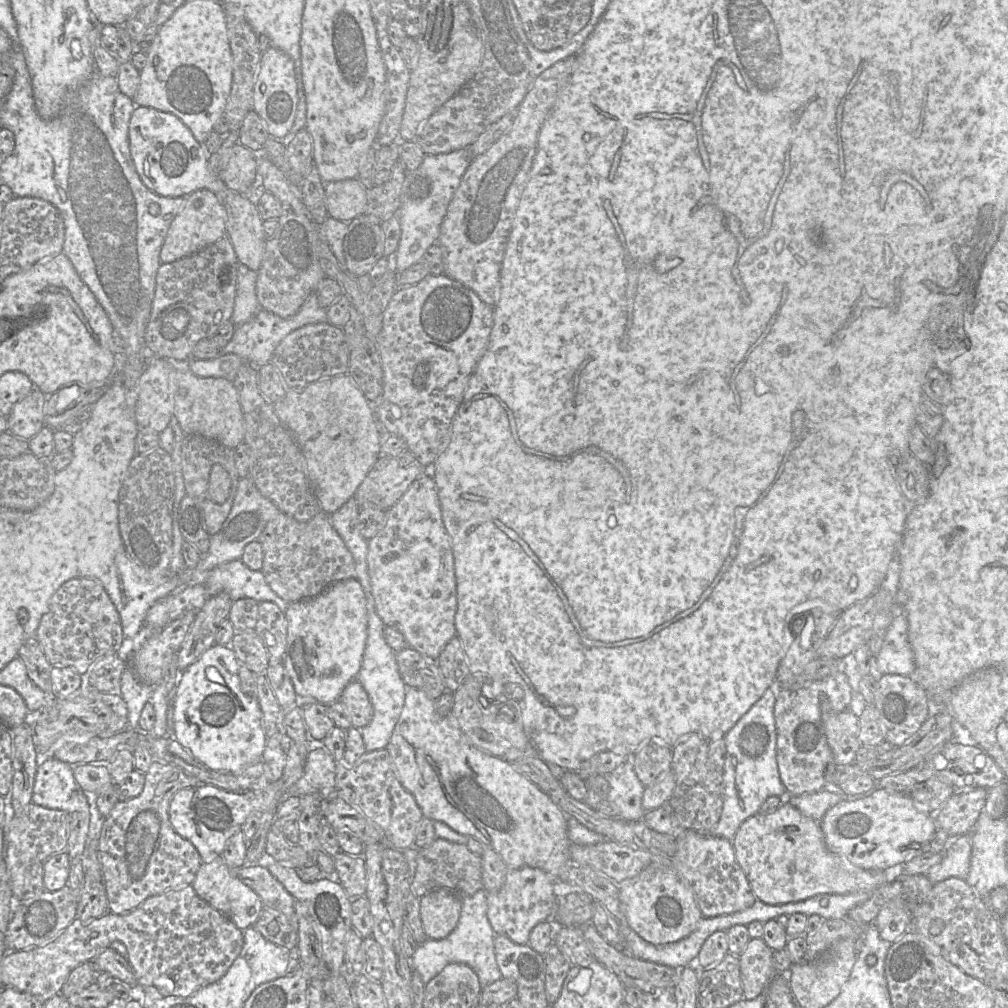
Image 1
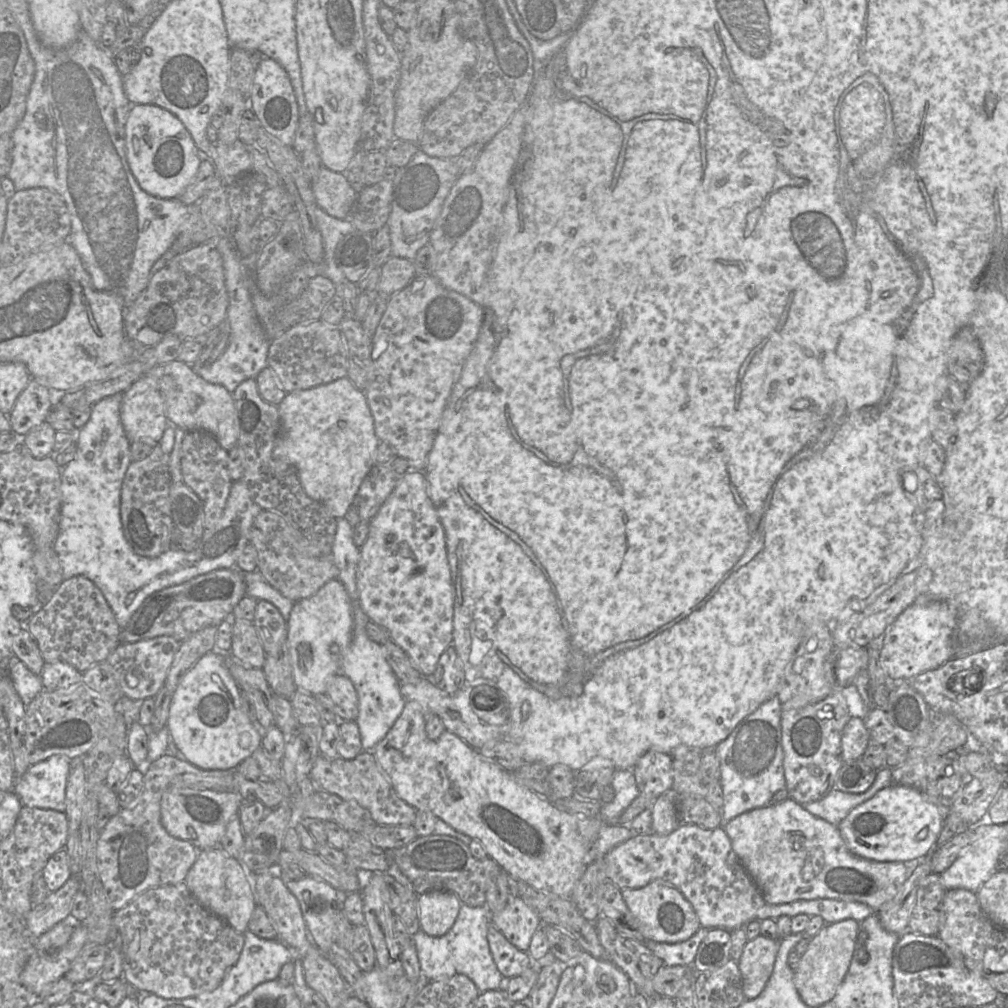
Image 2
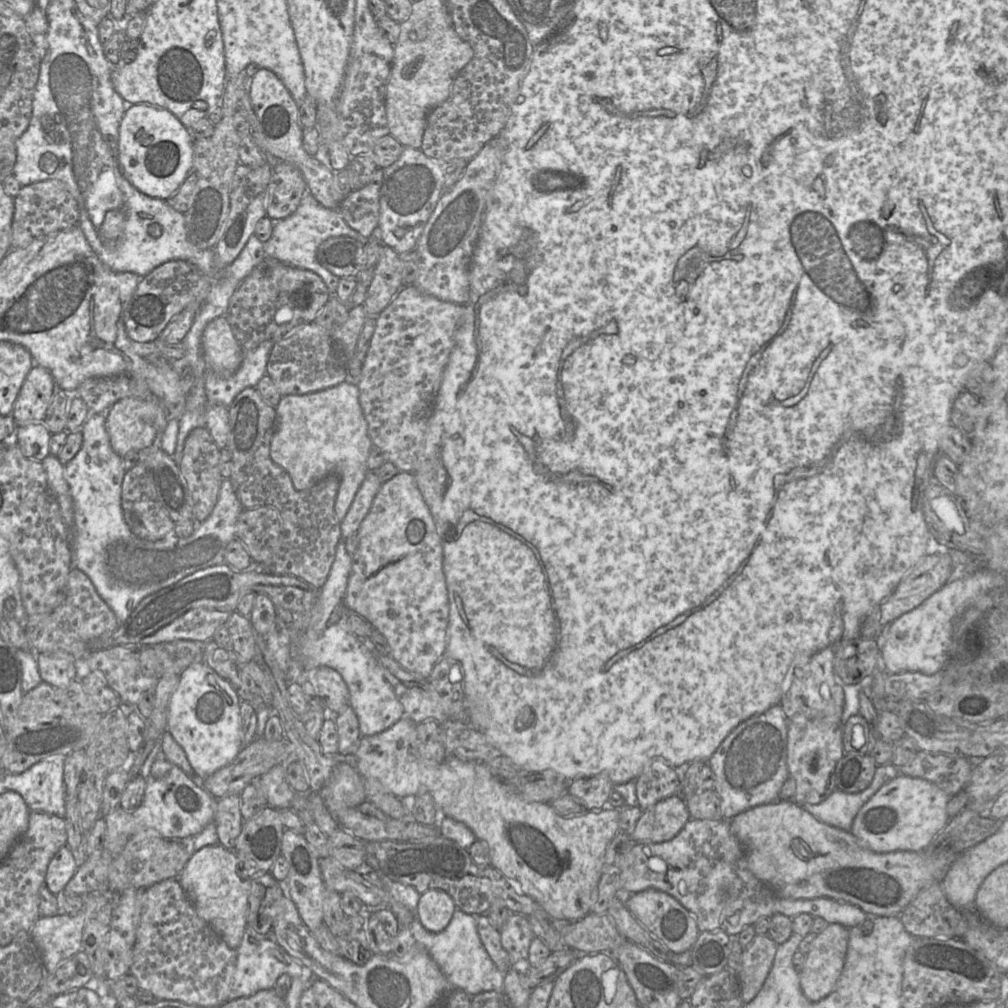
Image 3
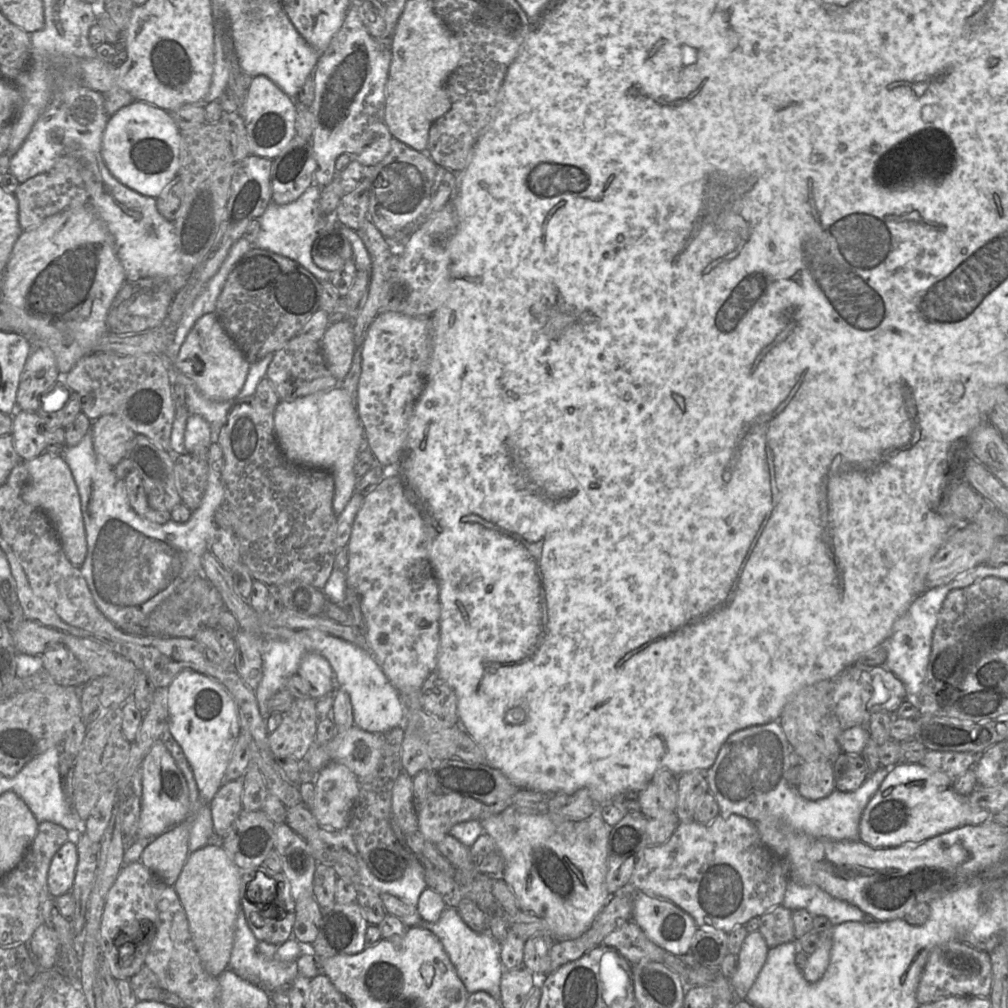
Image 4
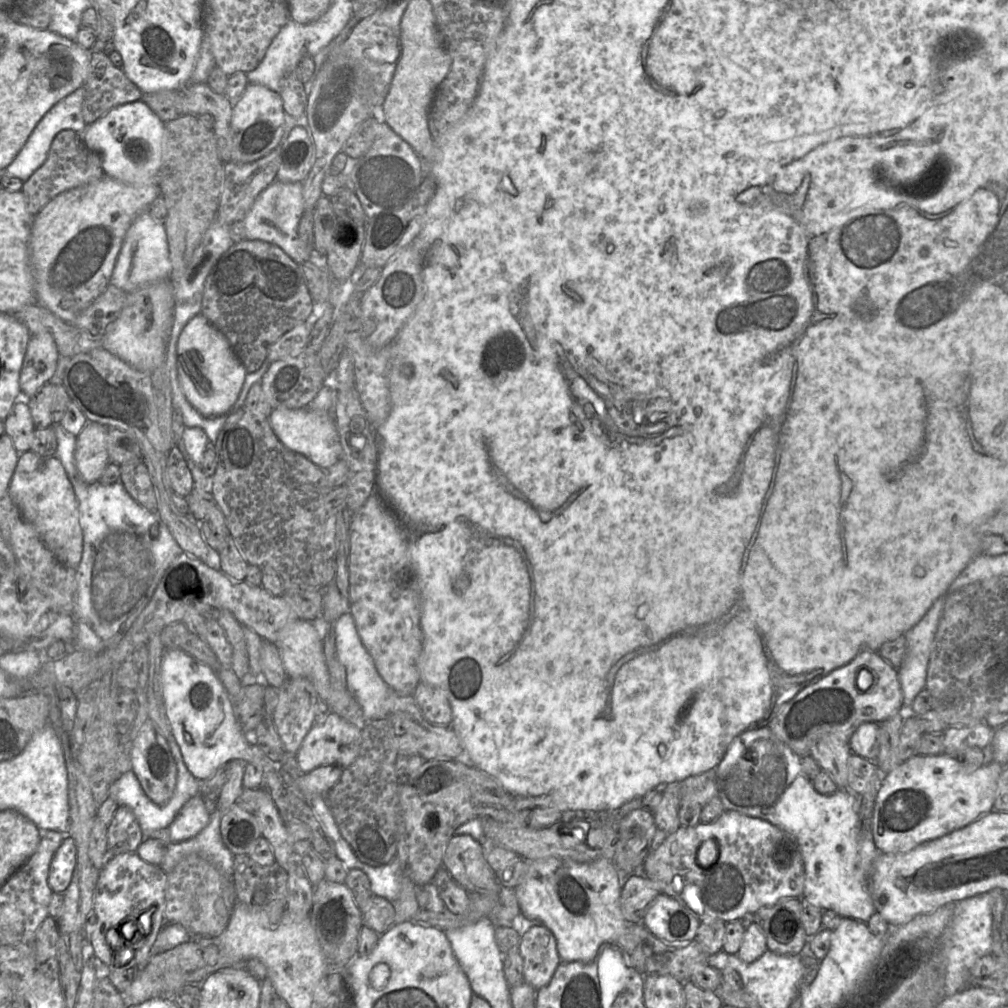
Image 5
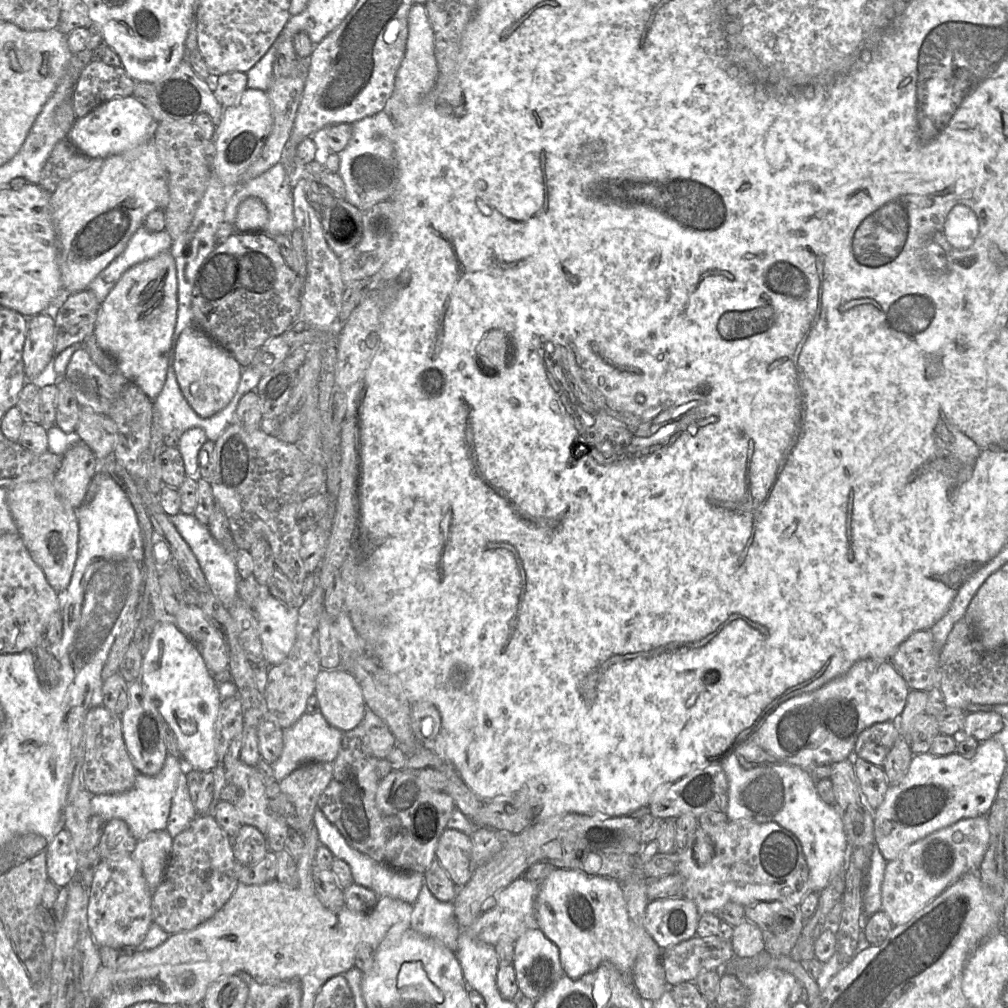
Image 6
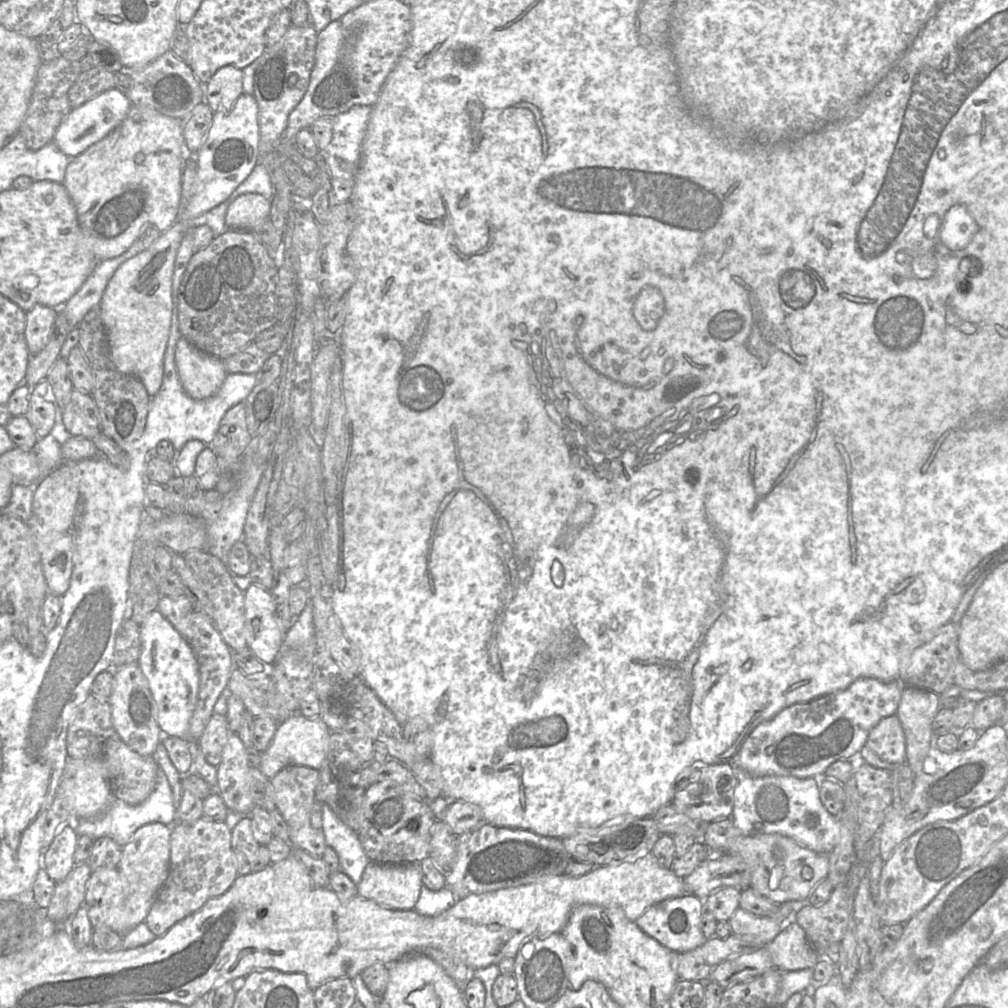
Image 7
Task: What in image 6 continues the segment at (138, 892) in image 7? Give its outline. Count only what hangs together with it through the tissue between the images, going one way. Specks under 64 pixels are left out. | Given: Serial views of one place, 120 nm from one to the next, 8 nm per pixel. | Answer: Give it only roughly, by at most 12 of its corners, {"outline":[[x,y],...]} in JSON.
{"outline":[[155,831],[132,856],[152,892],[162,881],[173,838]]}

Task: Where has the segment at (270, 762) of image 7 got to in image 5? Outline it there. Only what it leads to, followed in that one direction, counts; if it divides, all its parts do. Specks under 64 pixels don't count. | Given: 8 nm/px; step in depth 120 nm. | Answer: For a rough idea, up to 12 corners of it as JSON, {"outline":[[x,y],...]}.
{"outline":[[331,712],[295,757],[302,773],[355,761],[360,728]]}

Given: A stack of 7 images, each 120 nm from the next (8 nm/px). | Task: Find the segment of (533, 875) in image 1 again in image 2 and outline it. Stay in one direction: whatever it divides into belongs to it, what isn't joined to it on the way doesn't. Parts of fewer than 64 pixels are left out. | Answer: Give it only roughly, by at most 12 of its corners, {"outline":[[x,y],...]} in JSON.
{"outline":[[519,897],[490,914],[493,924],[516,948],[528,952],[543,925]]}

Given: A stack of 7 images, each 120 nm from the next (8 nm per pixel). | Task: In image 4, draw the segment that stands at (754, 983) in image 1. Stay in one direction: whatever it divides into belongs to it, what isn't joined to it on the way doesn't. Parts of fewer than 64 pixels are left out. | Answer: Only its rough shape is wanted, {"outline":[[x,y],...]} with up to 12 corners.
{"outline":[[757,930],[747,934],[730,979],[744,1000],[764,966],[769,947]]}

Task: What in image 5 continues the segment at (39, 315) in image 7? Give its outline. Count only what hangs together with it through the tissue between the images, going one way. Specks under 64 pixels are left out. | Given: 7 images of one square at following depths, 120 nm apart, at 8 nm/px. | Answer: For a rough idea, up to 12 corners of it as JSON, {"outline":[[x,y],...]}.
{"outline":[[48,333],[31,335],[20,370],[21,396],[52,379],[59,357]]}

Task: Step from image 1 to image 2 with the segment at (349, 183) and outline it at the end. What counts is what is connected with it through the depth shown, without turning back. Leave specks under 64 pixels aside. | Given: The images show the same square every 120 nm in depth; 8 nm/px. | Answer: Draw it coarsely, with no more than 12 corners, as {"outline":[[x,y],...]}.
{"outline":[[324,166],[311,181],[317,205],[348,218],[358,196],[343,173]]}

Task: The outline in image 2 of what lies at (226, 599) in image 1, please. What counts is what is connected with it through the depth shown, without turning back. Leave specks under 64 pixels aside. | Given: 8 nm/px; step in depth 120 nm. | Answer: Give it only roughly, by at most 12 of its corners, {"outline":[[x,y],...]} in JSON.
{"outline":[[218,626],[180,643],[164,686],[174,692],[184,675],[215,650]]}

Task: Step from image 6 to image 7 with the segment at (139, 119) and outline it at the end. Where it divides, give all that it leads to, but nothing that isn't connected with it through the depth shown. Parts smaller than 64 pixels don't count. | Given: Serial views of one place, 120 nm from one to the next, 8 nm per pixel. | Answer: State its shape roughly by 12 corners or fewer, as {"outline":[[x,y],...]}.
{"outline":[[118,88],[72,108],[52,141],[77,157],[119,126],[132,104]]}

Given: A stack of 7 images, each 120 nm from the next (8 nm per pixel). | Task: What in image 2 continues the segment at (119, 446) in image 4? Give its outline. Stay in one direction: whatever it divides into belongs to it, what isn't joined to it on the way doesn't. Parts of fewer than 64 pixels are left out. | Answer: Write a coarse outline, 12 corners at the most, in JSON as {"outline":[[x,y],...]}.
{"outline":[[154,379],[122,394],[130,444],[160,441],[168,418]]}

